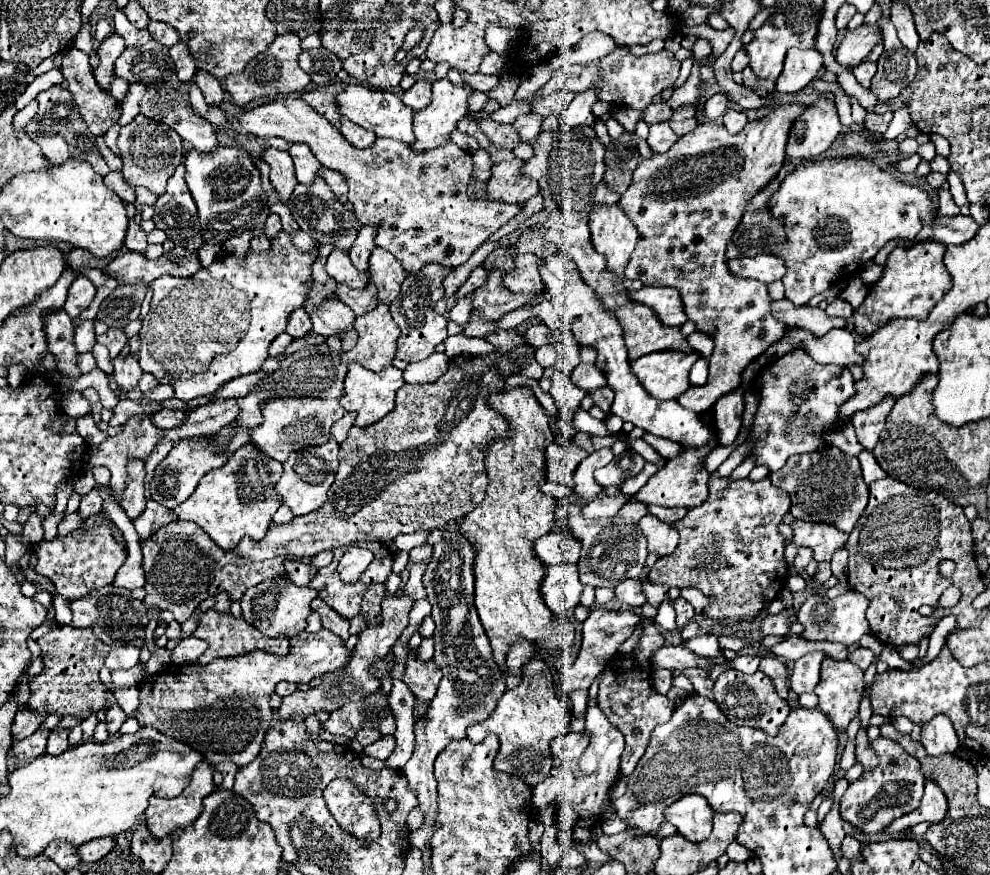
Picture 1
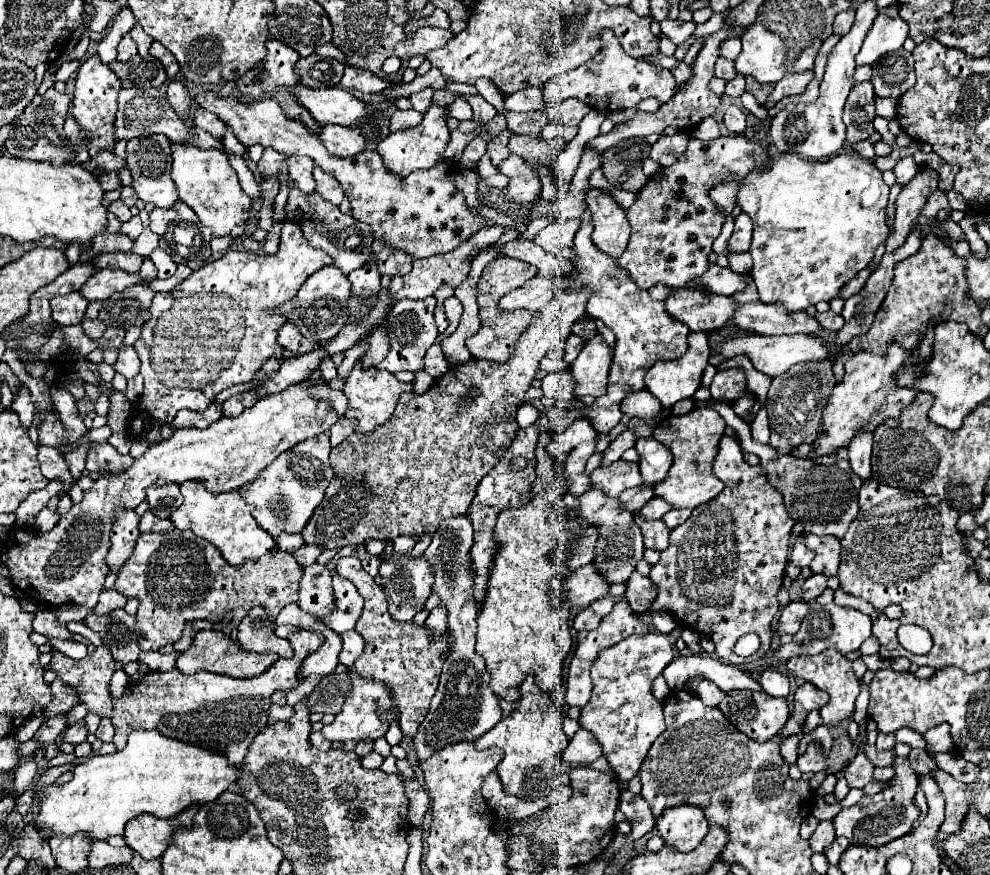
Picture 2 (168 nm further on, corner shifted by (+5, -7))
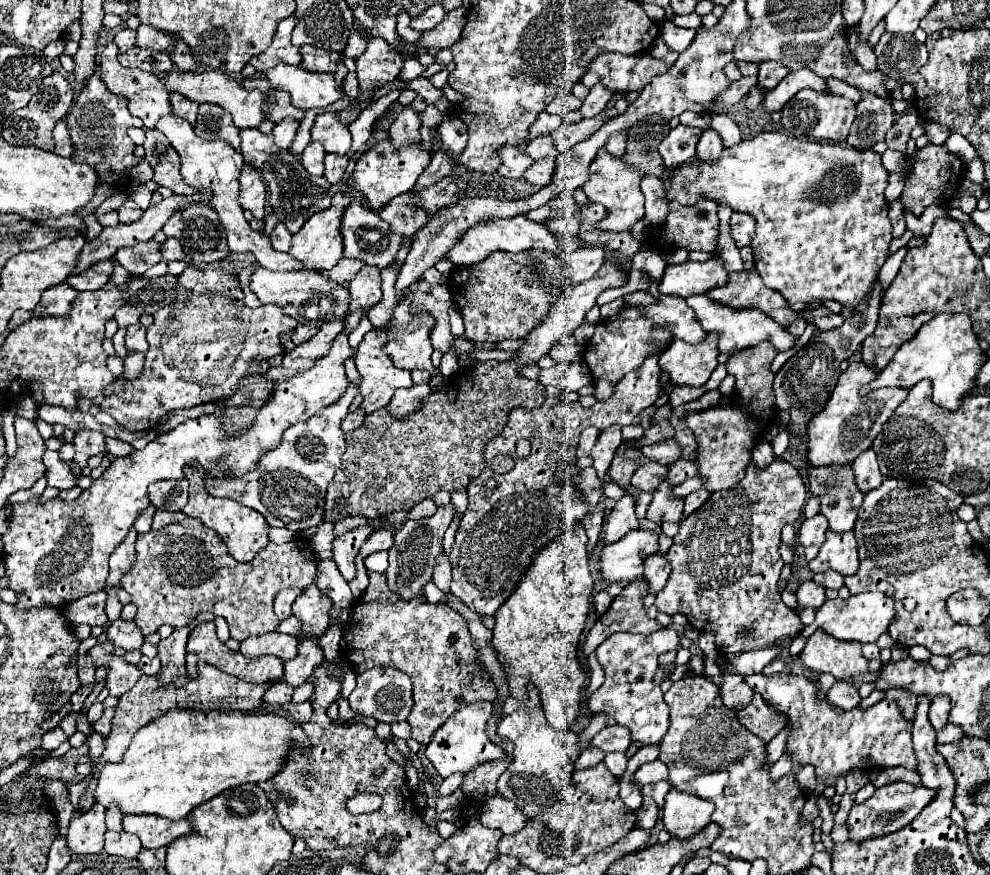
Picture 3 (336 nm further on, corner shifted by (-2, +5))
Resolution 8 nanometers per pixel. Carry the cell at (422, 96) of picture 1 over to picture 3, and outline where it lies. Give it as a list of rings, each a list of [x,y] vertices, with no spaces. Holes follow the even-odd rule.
[[[405,106],[389,128],[395,148],[419,140],[419,128],[421,128],[421,112],[417,112],[413,106]]]

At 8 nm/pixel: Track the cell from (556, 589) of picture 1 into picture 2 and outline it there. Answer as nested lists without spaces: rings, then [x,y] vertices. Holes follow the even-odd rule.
[[[594,564],[578,568],[566,580],[552,580],[550,590],[552,590],[552,602],[554,604],[558,604],[558,592],[564,586],[568,586],[568,590],[570,590],[570,594],[568,594],[570,608],[586,608],[594,600],[604,598],[610,592],[608,580],[600,572],[596,572]]]

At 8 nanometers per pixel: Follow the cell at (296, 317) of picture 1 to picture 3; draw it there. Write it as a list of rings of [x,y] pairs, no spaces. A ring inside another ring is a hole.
[[[297,324],[295,332],[293,332],[293,342],[295,344],[303,344],[307,340],[311,340],[311,336],[315,336],[317,328],[311,328],[311,326],[303,326],[303,324]]]

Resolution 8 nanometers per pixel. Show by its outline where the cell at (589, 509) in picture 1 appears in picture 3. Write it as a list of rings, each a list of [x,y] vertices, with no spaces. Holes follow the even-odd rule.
[[[677,460],[677,462],[669,464],[669,472],[667,472],[665,480],[671,482],[673,486],[677,486],[677,484],[681,484],[683,480],[687,480],[695,474],[697,474],[697,468],[695,468],[693,460]]]

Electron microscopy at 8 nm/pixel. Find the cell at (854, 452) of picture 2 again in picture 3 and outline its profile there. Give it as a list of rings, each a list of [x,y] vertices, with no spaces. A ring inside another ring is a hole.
[[[867,448],[867,452],[861,452],[859,458],[855,458],[853,470],[855,470],[855,482],[859,484],[859,490],[863,494],[877,488],[879,482],[883,480],[881,472],[877,468],[877,456],[875,456],[873,448]]]

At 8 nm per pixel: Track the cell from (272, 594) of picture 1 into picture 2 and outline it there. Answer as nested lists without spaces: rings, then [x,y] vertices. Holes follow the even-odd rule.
[[[252,608],[252,612],[248,612],[248,616],[240,622],[238,626],[238,642],[246,652],[274,652],[282,658],[292,658],[292,648],[288,644],[288,640],[278,638],[270,628],[268,628],[268,618],[264,616],[264,608]]]

